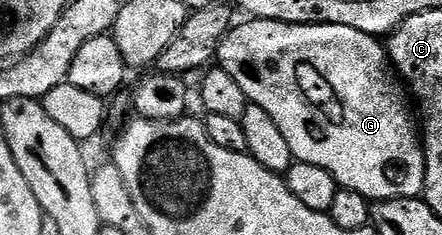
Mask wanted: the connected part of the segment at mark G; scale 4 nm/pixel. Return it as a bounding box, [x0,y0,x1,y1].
[217,19,425,201]

